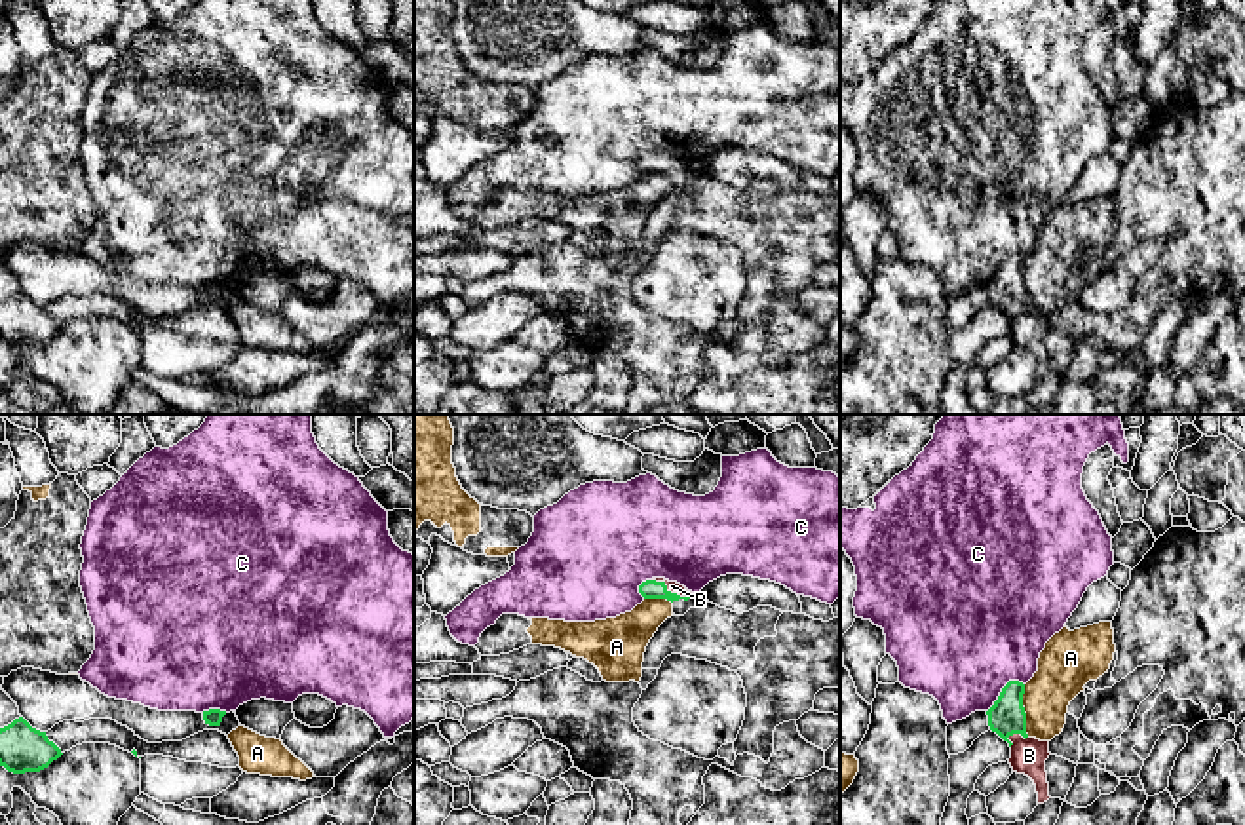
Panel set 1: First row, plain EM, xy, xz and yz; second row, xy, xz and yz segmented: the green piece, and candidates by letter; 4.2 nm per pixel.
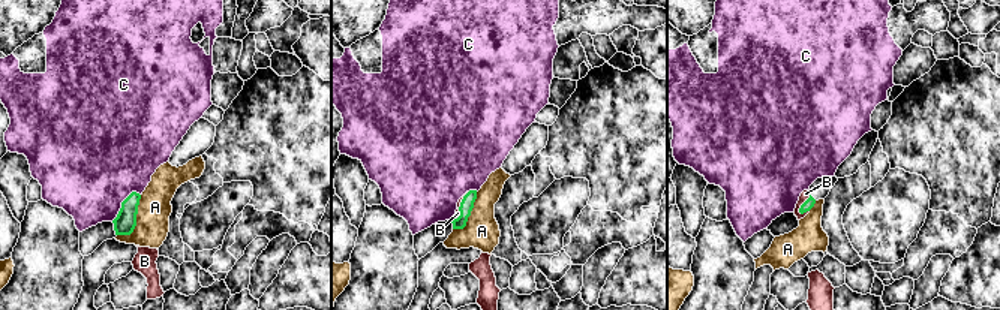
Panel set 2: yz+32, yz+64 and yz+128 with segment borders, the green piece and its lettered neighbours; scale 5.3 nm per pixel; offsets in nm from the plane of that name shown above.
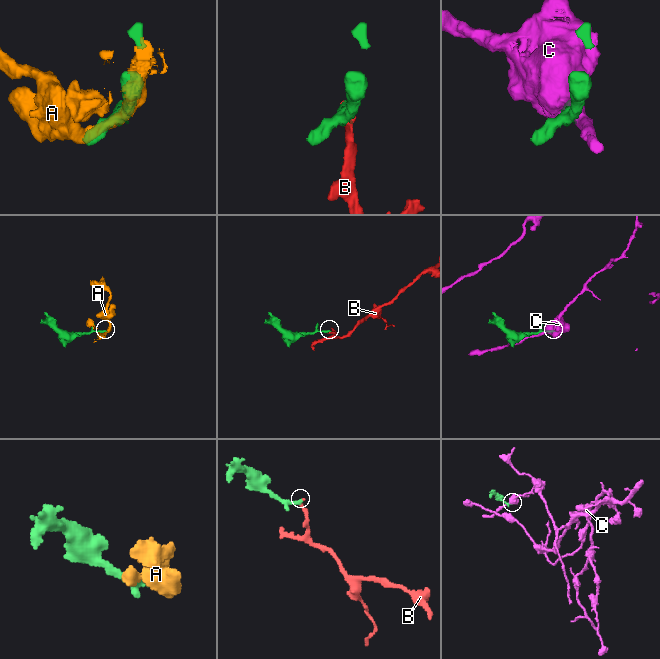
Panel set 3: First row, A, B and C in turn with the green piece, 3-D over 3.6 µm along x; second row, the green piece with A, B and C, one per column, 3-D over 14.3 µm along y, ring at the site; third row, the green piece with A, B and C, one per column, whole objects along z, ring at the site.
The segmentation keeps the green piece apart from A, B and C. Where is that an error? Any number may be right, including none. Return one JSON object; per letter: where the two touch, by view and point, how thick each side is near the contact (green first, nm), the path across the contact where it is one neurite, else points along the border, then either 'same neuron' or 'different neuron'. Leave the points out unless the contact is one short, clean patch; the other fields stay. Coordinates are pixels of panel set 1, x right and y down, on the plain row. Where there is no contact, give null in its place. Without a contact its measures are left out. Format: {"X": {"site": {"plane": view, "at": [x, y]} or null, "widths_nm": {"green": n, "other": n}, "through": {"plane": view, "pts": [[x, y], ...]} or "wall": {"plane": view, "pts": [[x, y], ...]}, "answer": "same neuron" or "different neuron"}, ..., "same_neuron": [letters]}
{"A": {"site": {"plane": "yz", "at": [1023, 286]}, "widths_nm": {"green": 160, "other": 220}, "answer": "different neuron"}, "B": {"site": {"plane": "xz", "at": [670, 166]}, "widths_nm": {"green": 80, "other": 50}, "answer": "same neuron"}, "C": {"site": {"plane": "yz", "at": [1002, 265]}, "widths_nm": {"green": 160, "other": 480}, "answer": "different neuron"}, "same_neuron": ["B"]}

